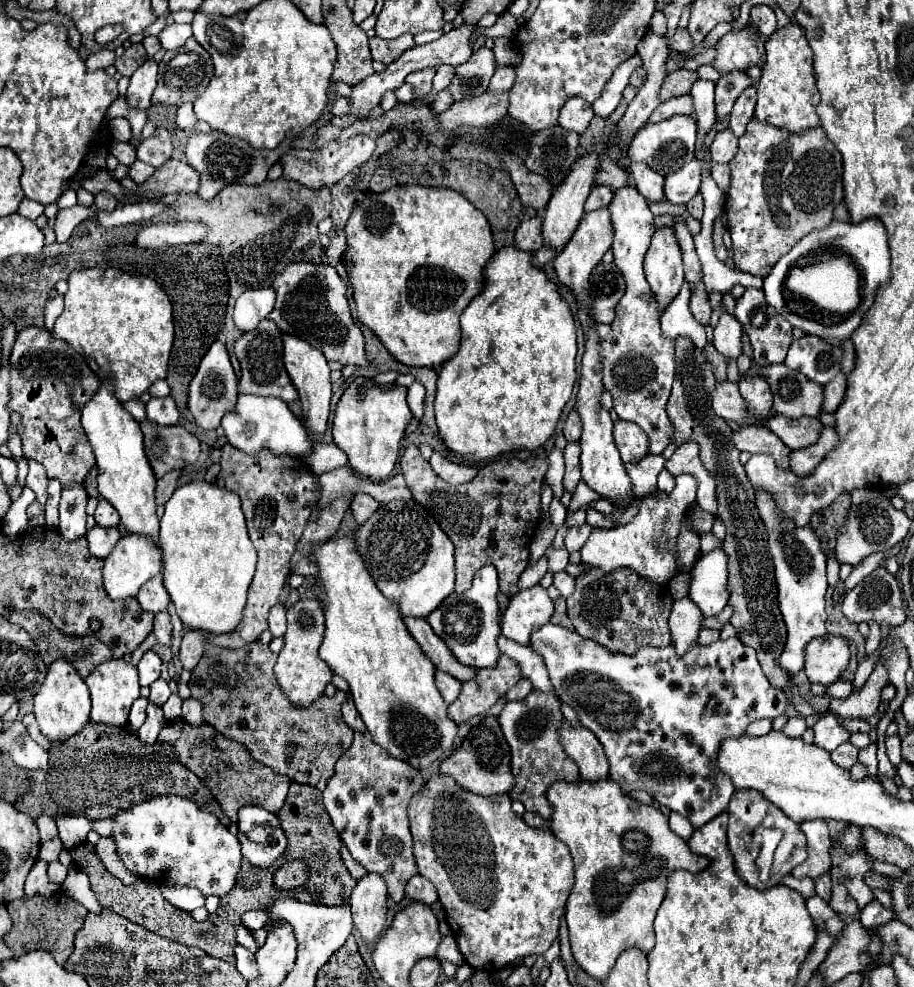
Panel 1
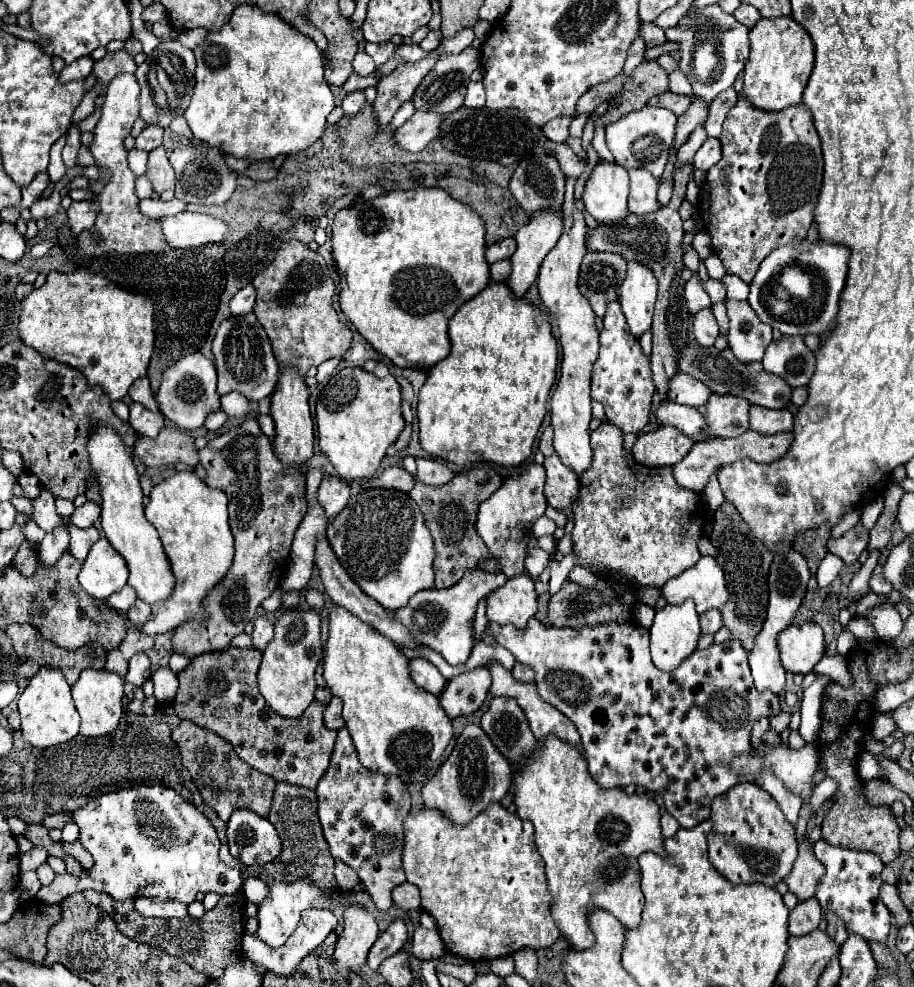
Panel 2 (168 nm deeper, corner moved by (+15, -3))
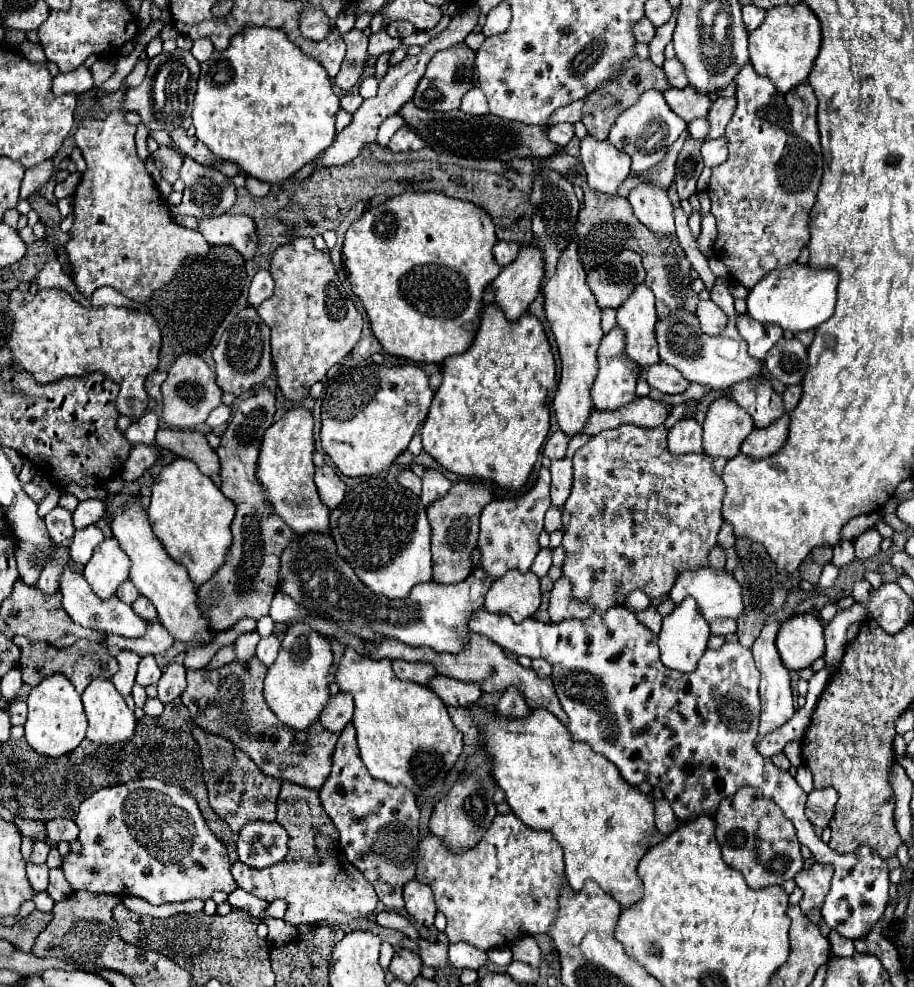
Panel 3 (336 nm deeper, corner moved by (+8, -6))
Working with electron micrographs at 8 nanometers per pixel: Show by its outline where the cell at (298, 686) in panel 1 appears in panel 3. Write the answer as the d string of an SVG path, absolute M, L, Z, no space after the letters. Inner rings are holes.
M303 622L289 626L281 642L279 656L265 676L265 700L283 724L295 730L307 730L319 718L321 710L331 698L329 694L331 666L333 652L327 638L315 634L315 630Z

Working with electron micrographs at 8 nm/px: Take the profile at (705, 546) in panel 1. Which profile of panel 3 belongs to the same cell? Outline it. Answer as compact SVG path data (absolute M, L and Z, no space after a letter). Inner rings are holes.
M715 546L709 556L709 568L715 572L721 572L725 568L725 550L721 546Z

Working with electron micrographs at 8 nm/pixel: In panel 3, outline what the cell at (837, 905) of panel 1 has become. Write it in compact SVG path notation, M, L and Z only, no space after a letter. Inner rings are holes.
M835 930L829 934L829 942L831 942L831 950L833 950L835 956L851 956L855 952L853 940L839 936Z

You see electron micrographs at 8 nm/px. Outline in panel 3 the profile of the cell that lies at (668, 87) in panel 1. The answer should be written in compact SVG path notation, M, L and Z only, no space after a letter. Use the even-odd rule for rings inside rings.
M633 56L631 60L627 58L615 78L603 82L595 92L587 94L585 104L583 104L583 118L581 118L583 124L587 126L587 132L591 132L591 136L595 136L597 140L607 138L615 118L619 116L619 112L627 110L629 104L635 104L635 100L639 100L643 90L649 90L649 88L655 88L655 90L661 90L661 92L667 90L669 84L667 84L665 72L661 68L657 68L647 58L639 58L639 56Z

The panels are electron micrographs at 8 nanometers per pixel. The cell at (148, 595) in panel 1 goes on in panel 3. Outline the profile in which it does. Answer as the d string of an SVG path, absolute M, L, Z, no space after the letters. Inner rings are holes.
M125 580L125 582L117 588L115 596L117 596L121 602L125 602L125 604L133 604L135 598L139 596L139 592L137 592L137 588L135 588L129 580Z

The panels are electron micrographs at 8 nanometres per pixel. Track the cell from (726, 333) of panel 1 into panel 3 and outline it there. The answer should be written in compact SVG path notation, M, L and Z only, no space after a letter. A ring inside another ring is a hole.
M711 300L699 302L697 316L699 316L699 322L701 322L701 330L709 336L719 336L727 326L725 312L717 304L713 304Z

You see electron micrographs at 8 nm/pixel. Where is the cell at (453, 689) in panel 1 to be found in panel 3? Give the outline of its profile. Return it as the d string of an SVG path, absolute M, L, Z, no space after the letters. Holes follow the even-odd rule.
M391 660L393 662L393 672L397 674L397 678L401 680L411 680L417 684L427 686L427 680L431 680L431 676L435 676L435 668L431 668L431 664L419 664L419 662L403 662L403 660Z

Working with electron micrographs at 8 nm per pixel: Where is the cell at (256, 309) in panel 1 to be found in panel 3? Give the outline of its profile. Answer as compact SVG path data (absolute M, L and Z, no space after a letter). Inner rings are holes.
M259 270L249 286L249 306L257 308L271 294L273 294L273 276L269 270Z

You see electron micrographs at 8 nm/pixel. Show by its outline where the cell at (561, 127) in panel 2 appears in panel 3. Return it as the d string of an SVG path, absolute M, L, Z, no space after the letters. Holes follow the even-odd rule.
M555 124L547 130L547 138L557 144L559 148L565 148L569 140L573 138L573 124Z

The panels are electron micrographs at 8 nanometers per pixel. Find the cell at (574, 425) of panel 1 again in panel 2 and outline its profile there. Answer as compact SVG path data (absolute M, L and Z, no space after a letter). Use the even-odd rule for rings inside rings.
M546 427L542 437L540 437L540 451L548 457L554 453L554 445L552 445L552 437L554 437L554 429L552 427Z

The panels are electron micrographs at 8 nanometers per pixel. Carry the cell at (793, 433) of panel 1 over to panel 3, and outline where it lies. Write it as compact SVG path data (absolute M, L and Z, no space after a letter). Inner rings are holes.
M767 378L739 382L729 388L727 396L751 414L755 428L765 428L785 412L781 396L773 390Z

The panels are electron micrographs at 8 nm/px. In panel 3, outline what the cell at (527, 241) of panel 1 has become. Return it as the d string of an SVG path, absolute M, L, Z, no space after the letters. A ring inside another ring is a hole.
M497 242L495 248L493 248L493 256L495 256L497 264L503 268L503 266L511 264L511 262L517 258L519 248L521 248L521 246L515 244L515 242Z

